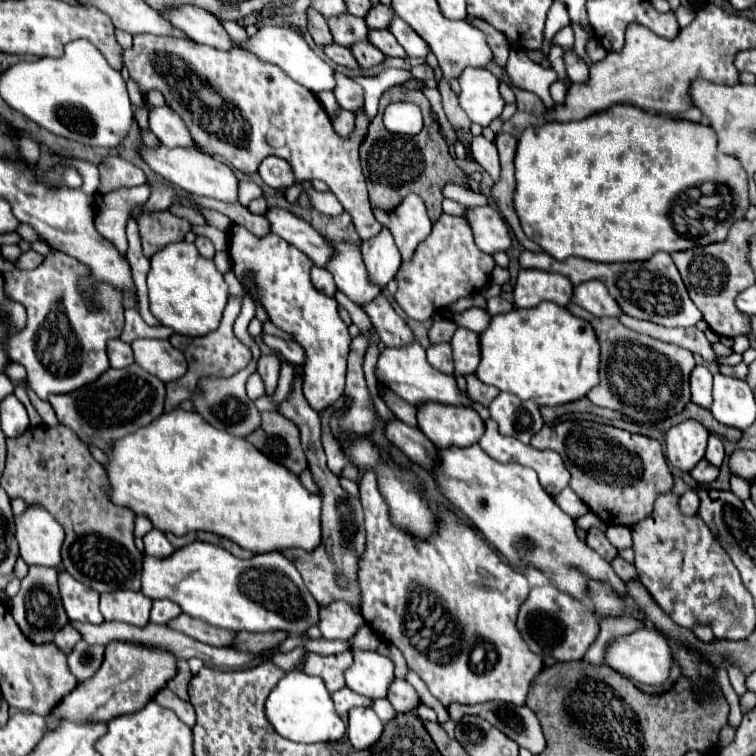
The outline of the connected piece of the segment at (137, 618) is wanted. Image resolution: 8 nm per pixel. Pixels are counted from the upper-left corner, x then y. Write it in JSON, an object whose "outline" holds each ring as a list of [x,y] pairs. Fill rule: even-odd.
{"outline":[[[110,591],[100,595],[100,611],[106,621],[122,621],[144,627],[150,621],[152,599],[136,591]]]}

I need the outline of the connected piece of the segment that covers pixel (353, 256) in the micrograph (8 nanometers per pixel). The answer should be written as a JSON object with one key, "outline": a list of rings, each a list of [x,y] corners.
{"outline":[[[332,243],[336,255],[326,265],[326,269],[334,275],[336,287],[344,291],[344,295],[356,305],[364,307],[366,301],[372,301],[382,289],[376,289],[372,281],[368,281],[368,271],[364,269],[364,261],[360,249],[350,243]]]}

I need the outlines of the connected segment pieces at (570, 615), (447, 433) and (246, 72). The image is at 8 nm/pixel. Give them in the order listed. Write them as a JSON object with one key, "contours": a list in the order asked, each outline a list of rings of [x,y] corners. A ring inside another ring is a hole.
{"contours":[[[[552,585],[530,589],[530,595],[518,613],[518,629],[534,653],[552,655],[558,661],[582,659],[600,633],[598,617],[586,605],[560,593]]],[[[440,403],[418,407],[418,427],[440,449],[474,445],[484,435],[484,421],[474,409]]],[[[134,35],[134,45],[124,53],[124,63],[130,71],[130,77],[138,81],[140,91],[148,93],[150,89],[158,89],[164,93],[168,107],[172,107],[188,125],[192,137],[196,139],[198,147],[206,153],[216,153],[232,167],[236,167],[242,173],[256,173],[260,163],[270,157],[282,157],[290,163],[296,175],[296,181],[306,181],[306,179],[320,179],[326,181],[332,193],[338,197],[338,201],[344,205],[344,209],[352,215],[354,227],[360,233],[362,239],[370,239],[380,233],[380,225],[374,217],[374,211],[368,201],[368,191],[366,191],[366,181],[360,169],[360,159],[358,159],[358,147],[362,137],[366,135],[368,129],[368,119],[364,117],[362,111],[356,113],[356,131],[352,139],[342,139],[336,135],[332,129],[332,121],[324,107],[318,103],[316,95],[296,81],[288,77],[282,69],[276,69],[276,65],[268,65],[260,61],[258,57],[252,57],[252,53],[244,49],[232,49],[232,51],[218,51],[208,45],[200,45],[194,41],[184,41],[184,39],[174,39],[174,37],[158,37],[158,35]],[[272,131],[278,133],[274,143],[270,141]]]]}

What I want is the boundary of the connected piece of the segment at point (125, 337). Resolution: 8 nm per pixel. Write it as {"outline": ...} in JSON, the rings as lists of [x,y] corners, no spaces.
{"outline":[[[126,309],[124,312],[125,325],[122,331],[122,341],[132,343],[140,338],[169,339],[174,331],[162,325],[149,326],[134,309]]]}

